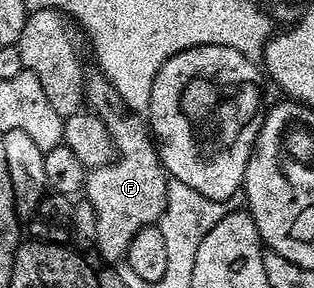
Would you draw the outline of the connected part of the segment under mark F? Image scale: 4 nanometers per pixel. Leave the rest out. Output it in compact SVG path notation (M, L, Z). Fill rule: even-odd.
M98 81L86 83L85 102L98 114L105 128L109 128L116 155L114 161L94 167L88 173L85 200L93 204L93 212L97 214L95 250L107 264L115 264L111 262L122 263L126 259L129 242L139 229L156 225L165 212L169 175L159 158L150 125L123 103L113 84Z

